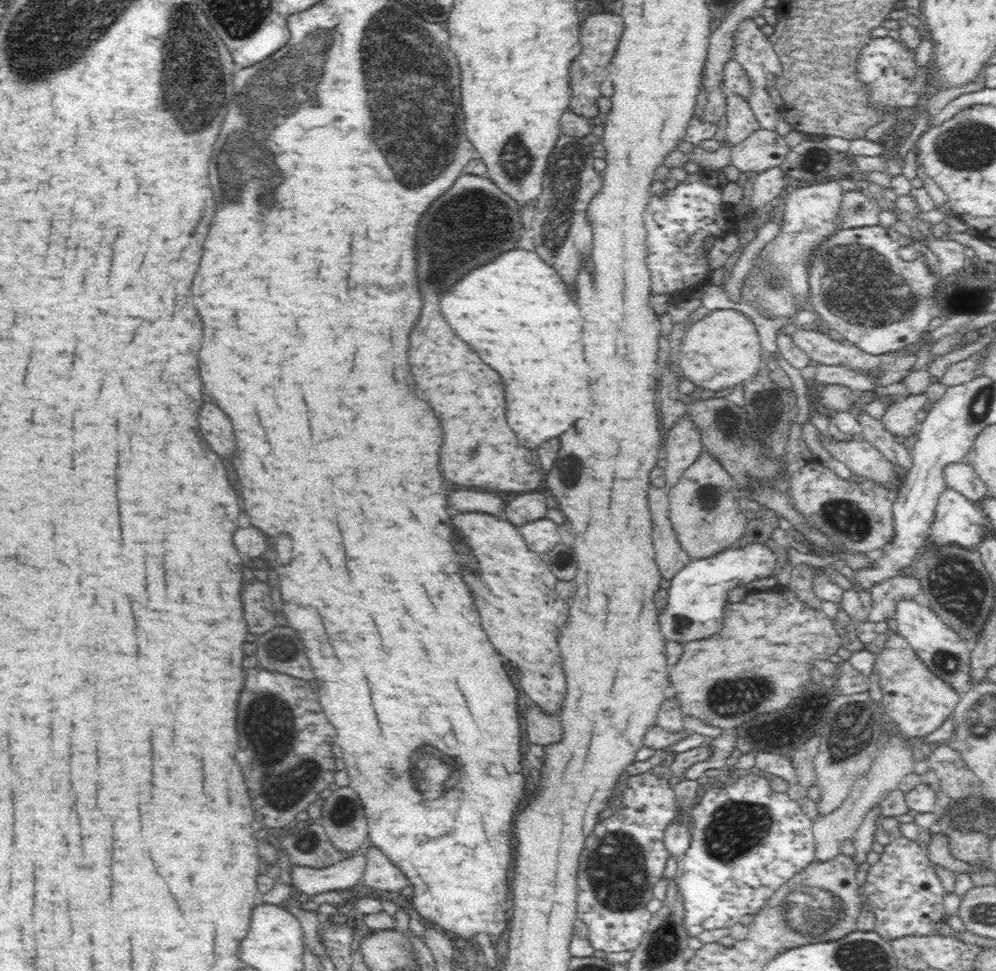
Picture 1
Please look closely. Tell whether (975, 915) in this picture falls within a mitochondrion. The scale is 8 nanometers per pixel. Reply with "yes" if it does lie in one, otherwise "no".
yes

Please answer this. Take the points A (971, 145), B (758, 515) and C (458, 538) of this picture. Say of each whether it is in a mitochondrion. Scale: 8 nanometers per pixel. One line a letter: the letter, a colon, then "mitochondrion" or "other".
A: mitochondrion
B: other
C: other

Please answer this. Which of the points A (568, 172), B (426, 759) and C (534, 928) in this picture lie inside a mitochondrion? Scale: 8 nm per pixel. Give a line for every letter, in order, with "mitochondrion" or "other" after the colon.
A: mitochondrion
B: mitochondrion
C: other

